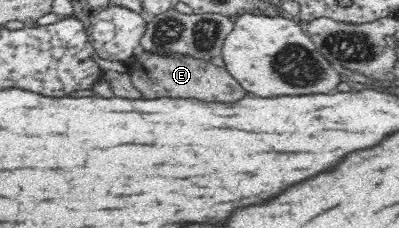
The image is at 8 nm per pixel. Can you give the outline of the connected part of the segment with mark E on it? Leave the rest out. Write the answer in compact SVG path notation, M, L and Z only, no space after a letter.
M139 49L127 63L127 73L132 86L144 99L196 97L208 103L234 103L248 95L224 66L196 58L192 54L180 54L180 52L160 54Z

